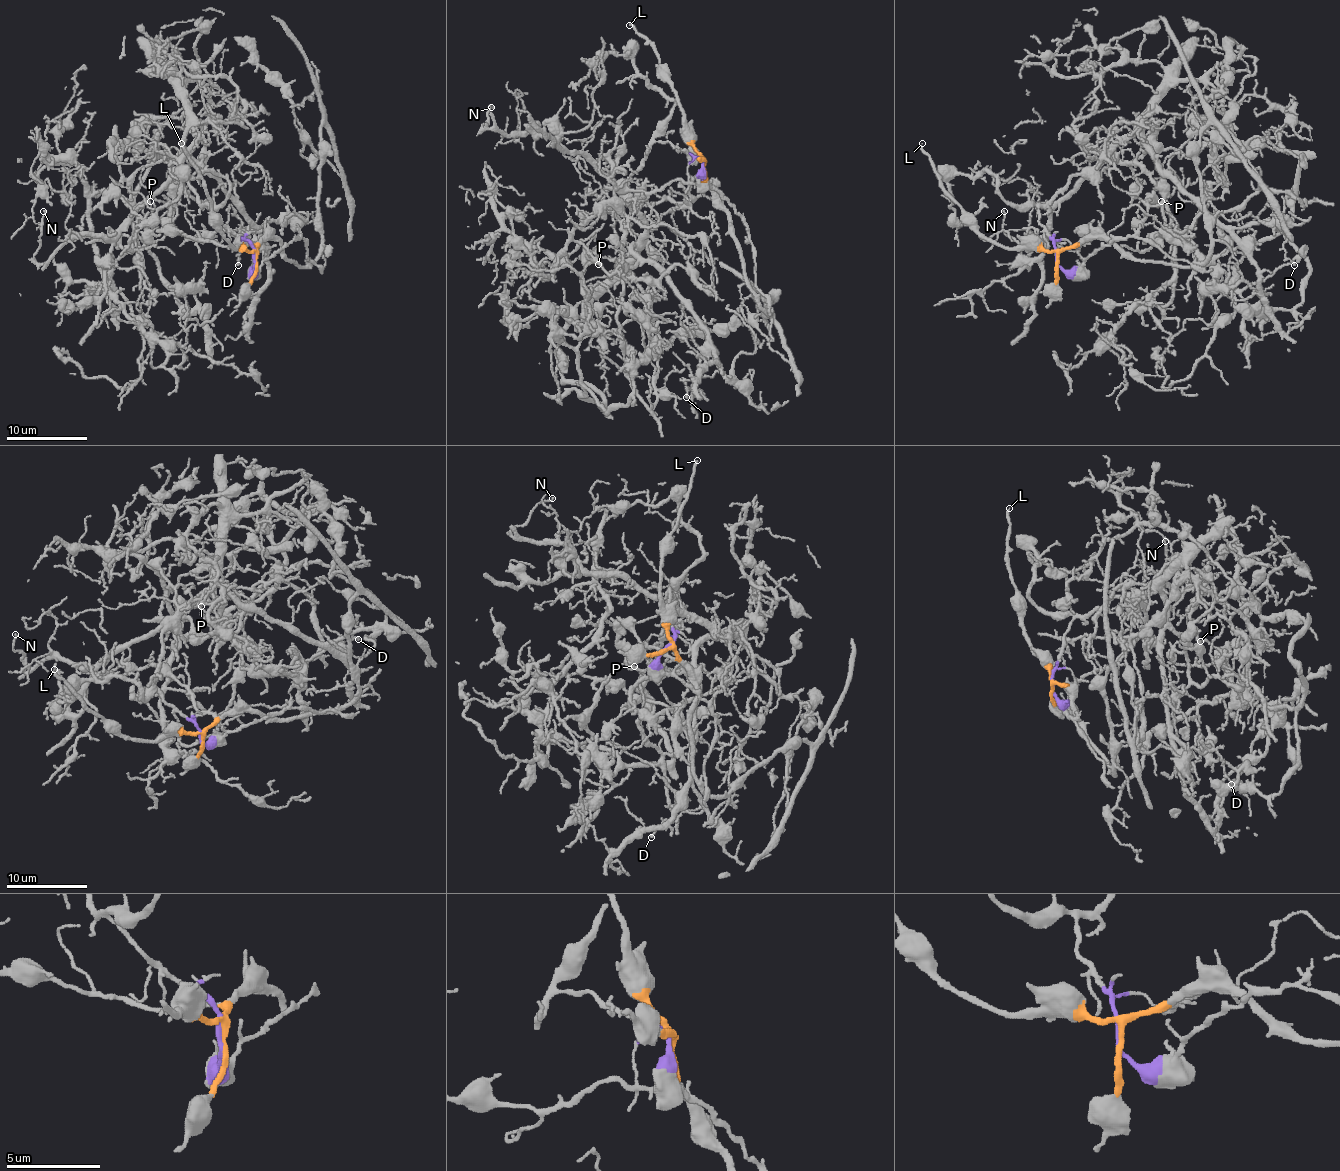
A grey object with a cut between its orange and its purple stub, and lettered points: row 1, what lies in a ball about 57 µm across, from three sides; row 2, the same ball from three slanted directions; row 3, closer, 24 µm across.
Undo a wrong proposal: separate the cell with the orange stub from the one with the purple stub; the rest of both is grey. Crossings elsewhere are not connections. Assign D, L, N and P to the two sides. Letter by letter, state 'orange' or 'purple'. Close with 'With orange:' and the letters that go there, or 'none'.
D: purple
L: orange
N: purple
P: purple
With orange: L

